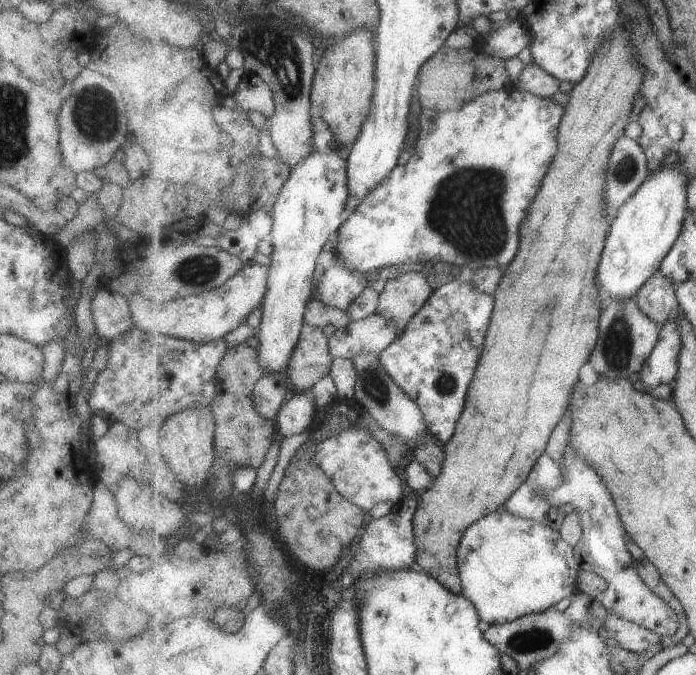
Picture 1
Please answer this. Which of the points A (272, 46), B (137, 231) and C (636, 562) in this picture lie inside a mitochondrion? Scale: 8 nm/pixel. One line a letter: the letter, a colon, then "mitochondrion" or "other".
A: mitochondrion
B: other
C: other

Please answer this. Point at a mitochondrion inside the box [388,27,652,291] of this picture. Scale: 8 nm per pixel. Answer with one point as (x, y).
(464, 209)

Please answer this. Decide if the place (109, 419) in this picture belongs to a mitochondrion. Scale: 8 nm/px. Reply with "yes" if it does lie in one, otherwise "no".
no

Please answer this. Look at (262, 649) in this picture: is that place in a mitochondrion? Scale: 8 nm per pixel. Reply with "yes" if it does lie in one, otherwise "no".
no

